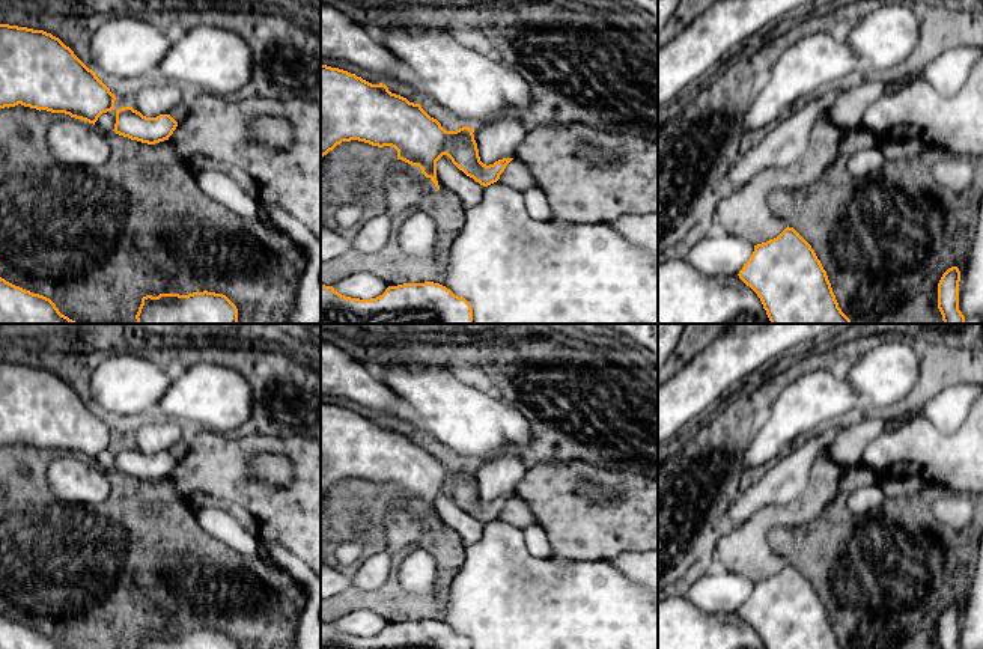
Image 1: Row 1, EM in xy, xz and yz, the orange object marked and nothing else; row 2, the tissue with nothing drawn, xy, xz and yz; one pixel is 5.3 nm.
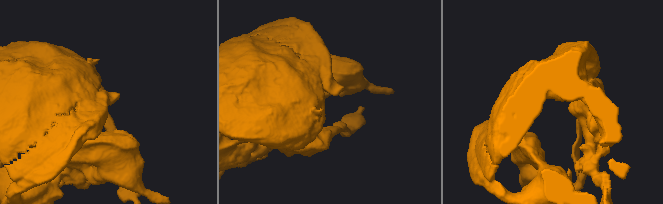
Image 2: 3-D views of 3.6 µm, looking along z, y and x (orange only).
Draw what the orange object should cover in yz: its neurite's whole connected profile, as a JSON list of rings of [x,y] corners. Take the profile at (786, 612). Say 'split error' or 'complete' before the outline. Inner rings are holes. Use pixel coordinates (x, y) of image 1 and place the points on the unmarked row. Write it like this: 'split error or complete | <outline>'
complete | [[[787,563],[777,575],[754,583],[738,613],[757,631],[766,649],[841,649],[826,608],[793,565]]]

